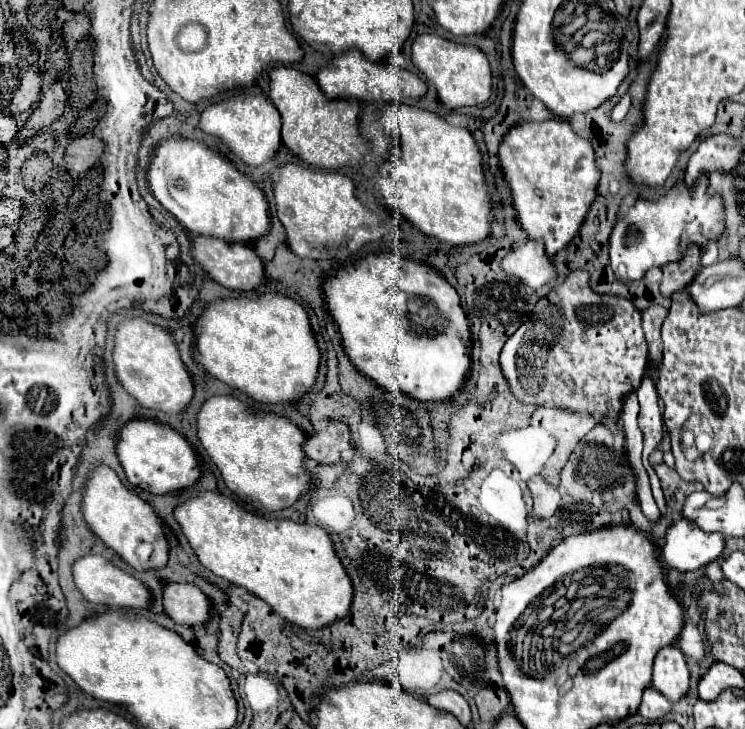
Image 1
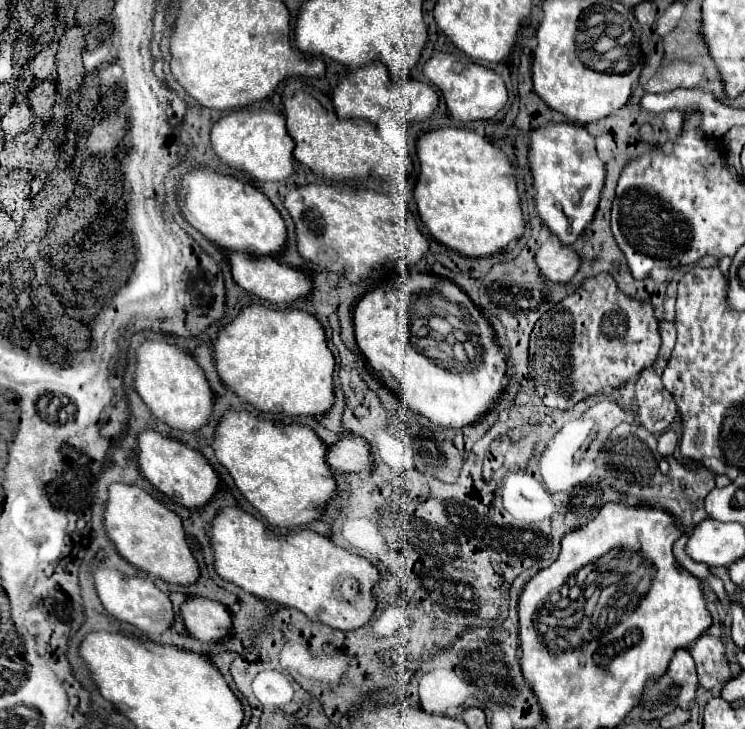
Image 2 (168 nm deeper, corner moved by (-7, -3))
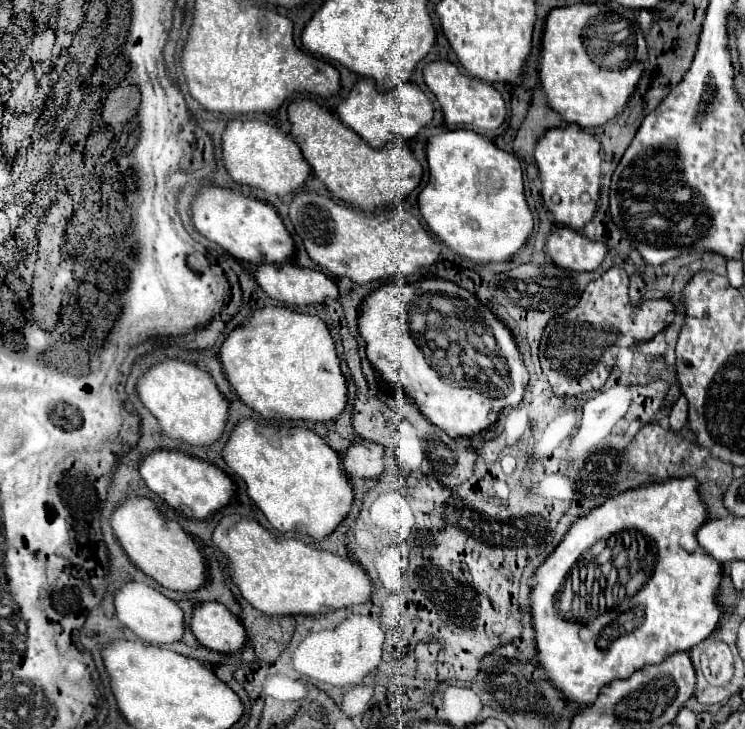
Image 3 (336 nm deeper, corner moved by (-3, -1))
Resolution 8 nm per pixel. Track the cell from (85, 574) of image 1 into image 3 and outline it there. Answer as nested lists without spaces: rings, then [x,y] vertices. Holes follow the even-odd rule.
[[[127,581],[121,587],[117,587],[113,593],[113,605],[119,621],[147,643],[167,645],[181,641],[183,637],[183,611],[179,609],[179,605],[145,583]]]

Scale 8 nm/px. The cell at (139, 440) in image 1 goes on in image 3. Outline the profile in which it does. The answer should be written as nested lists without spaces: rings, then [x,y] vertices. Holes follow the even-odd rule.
[[[175,449],[153,451],[147,455],[147,459],[143,459],[139,473],[155,495],[159,495],[167,505],[175,507],[189,519],[205,519],[207,515],[225,507],[235,491],[233,481],[221,469]]]

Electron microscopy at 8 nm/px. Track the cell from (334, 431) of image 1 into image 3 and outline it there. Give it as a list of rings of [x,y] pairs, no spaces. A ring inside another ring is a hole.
[[[373,441],[351,443],[343,457],[343,469],[351,477],[377,479],[385,471],[383,447]]]

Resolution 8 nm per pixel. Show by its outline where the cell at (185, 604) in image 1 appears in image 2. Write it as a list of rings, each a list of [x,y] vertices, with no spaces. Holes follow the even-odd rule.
[[[193,597],[181,607],[181,615],[189,635],[199,641],[221,641],[231,633],[231,611],[217,601]]]

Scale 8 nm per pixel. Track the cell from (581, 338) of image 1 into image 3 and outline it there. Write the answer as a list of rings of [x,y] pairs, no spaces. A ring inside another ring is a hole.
[[[611,267],[603,277],[585,287],[579,303],[571,307],[569,313],[547,323],[543,339],[539,341],[539,363],[543,375],[553,393],[561,399],[589,393],[607,381],[611,369],[609,363],[615,363],[621,347],[651,341],[671,323],[671,319],[673,303],[669,299],[645,301],[639,307],[631,305],[625,293],[625,271],[621,267]]]

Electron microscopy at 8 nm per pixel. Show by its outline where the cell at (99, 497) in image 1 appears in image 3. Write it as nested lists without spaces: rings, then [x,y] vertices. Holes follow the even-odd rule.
[[[129,495],[121,503],[121,507],[115,507],[109,525],[131,563],[139,567],[145,575],[155,579],[159,585],[187,593],[199,589],[205,583],[205,561],[199,549],[195,547],[191,535],[187,535],[177,521],[171,521],[165,515],[161,515],[151,499]]]

